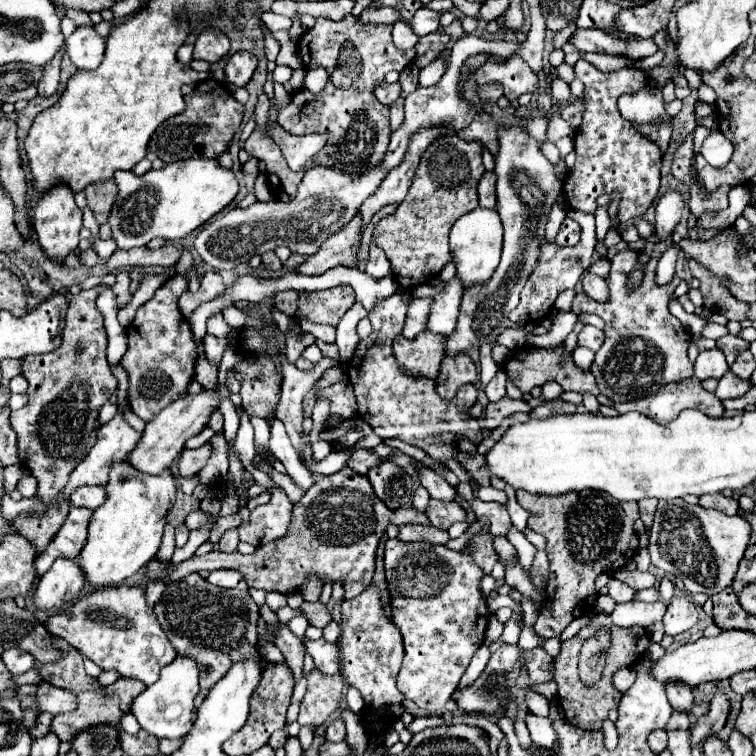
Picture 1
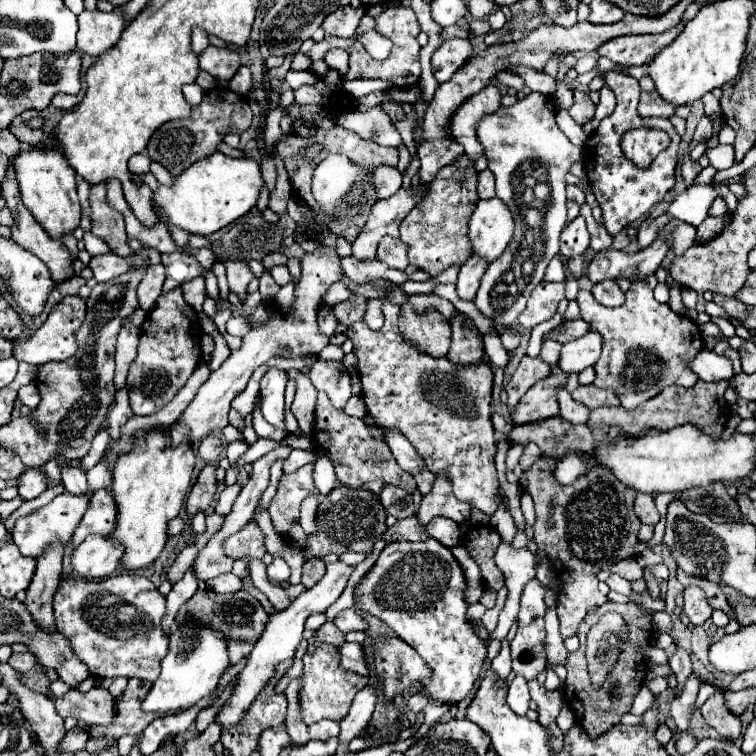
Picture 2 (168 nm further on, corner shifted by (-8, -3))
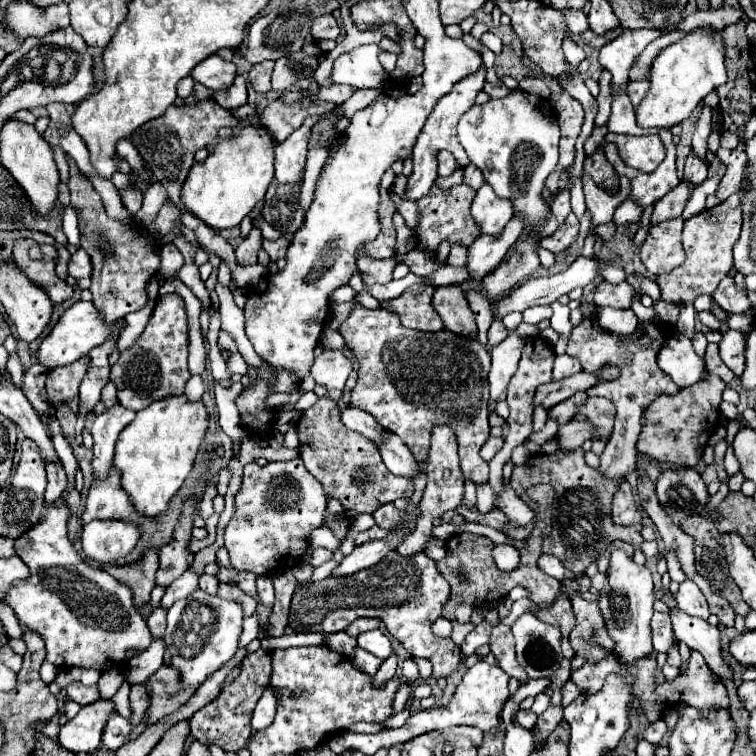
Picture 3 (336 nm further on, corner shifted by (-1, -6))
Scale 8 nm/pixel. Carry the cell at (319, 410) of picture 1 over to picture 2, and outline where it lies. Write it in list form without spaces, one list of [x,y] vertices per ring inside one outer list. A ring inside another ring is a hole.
[[[318,359],[310,369],[310,381],[316,389],[328,393],[334,407],[344,409],[350,399],[350,375],[342,363]]]

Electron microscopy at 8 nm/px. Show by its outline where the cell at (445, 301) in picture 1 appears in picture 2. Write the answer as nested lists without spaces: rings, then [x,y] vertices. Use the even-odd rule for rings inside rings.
[[[472,255],[458,273],[458,281],[456,281],[456,293],[460,299],[464,301],[472,301],[480,283],[480,277],[484,275],[488,263],[484,259],[480,259],[478,255]]]

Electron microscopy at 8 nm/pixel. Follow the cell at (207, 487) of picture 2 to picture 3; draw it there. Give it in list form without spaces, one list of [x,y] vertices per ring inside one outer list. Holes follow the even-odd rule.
[[[187,500],[183,504],[183,512],[179,518],[179,526],[171,544],[159,550],[159,570],[157,570],[157,586],[167,588],[173,580],[177,580],[193,562],[193,554],[187,550],[187,542],[191,538],[193,520],[191,514],[195,512],[195,500]]]

